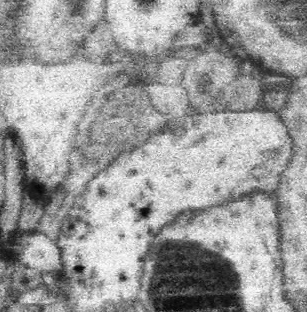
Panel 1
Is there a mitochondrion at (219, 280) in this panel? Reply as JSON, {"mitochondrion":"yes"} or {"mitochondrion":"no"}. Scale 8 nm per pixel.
{"mitochondrion":"yes"}

